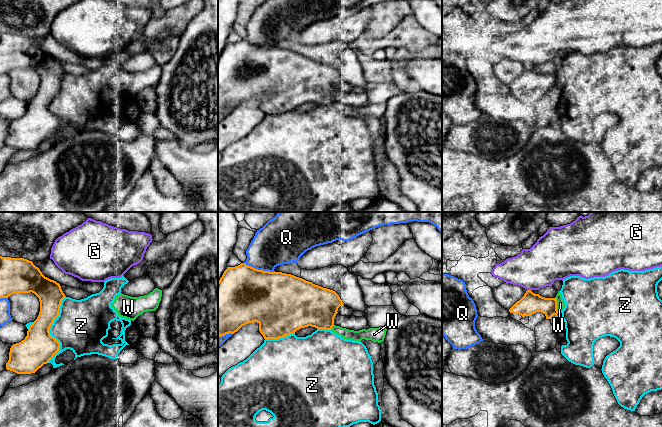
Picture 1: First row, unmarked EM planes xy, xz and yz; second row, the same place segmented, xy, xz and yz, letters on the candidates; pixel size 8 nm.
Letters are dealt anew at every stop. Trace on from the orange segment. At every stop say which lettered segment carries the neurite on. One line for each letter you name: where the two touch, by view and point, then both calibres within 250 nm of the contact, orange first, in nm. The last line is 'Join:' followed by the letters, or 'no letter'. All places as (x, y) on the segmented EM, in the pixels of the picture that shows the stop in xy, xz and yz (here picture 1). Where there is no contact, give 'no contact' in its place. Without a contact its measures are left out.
Join: no letter

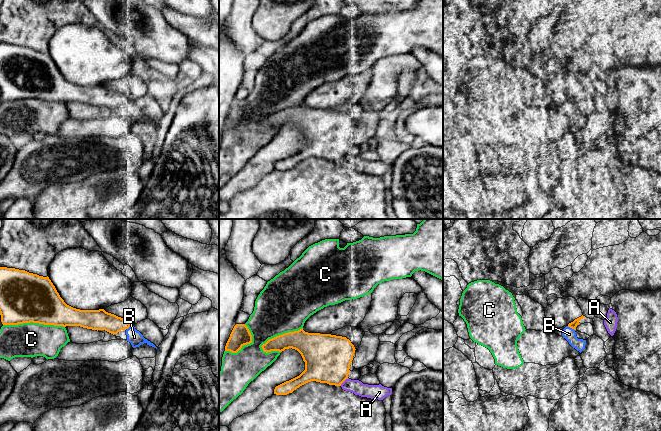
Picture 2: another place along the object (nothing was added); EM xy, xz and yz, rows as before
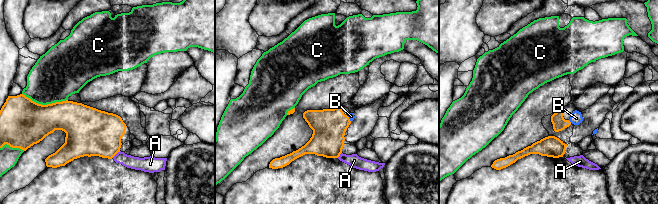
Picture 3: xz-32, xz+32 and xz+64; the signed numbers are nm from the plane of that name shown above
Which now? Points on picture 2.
B: yz (571, 327) | 60/100 nm
Join: B

